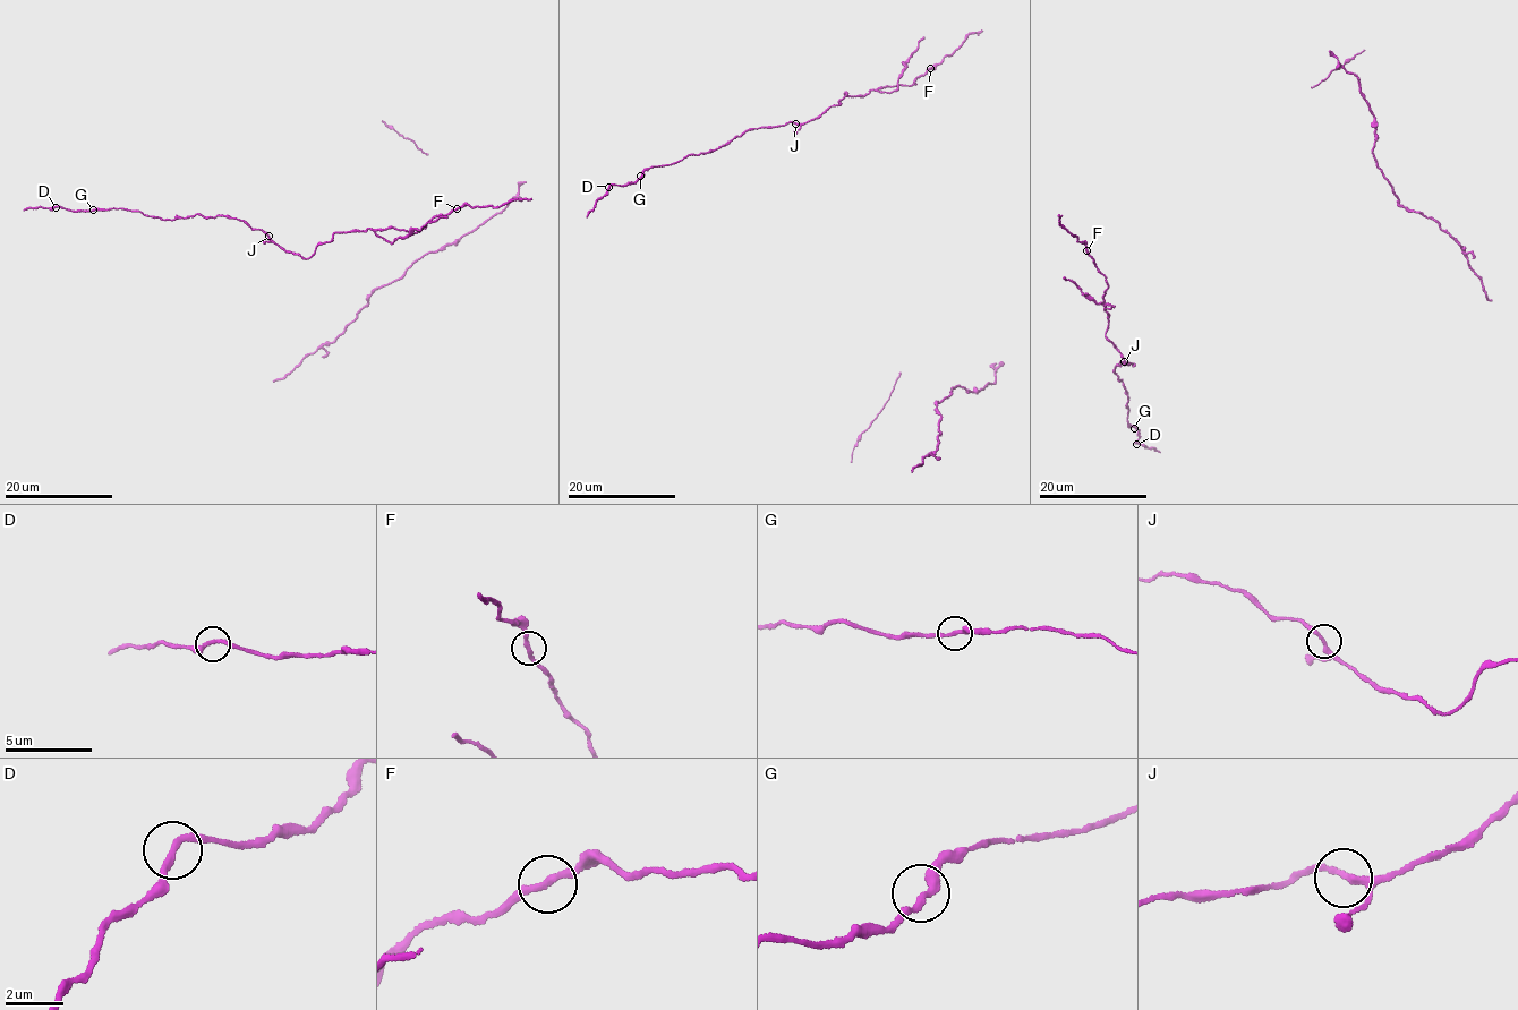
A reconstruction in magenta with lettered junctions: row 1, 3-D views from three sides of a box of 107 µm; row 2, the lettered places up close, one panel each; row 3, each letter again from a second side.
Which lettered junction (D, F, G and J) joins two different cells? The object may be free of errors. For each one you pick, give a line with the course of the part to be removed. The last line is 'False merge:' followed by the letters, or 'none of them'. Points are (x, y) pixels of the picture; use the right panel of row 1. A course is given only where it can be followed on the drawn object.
False merge: F

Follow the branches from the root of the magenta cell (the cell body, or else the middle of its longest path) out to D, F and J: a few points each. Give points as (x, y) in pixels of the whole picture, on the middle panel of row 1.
D: (889, 94), (845, 93), (841, 103), (802, 123), (749, 128), (707, 152), (651, 167), (633, 182), (608, 187)
F: (889, 94), (877, 90), (909, 86), (930, 68)
J: (889, 94), (871, 90), (862, 95), (845, 93), (841, 103), (795, 123)

